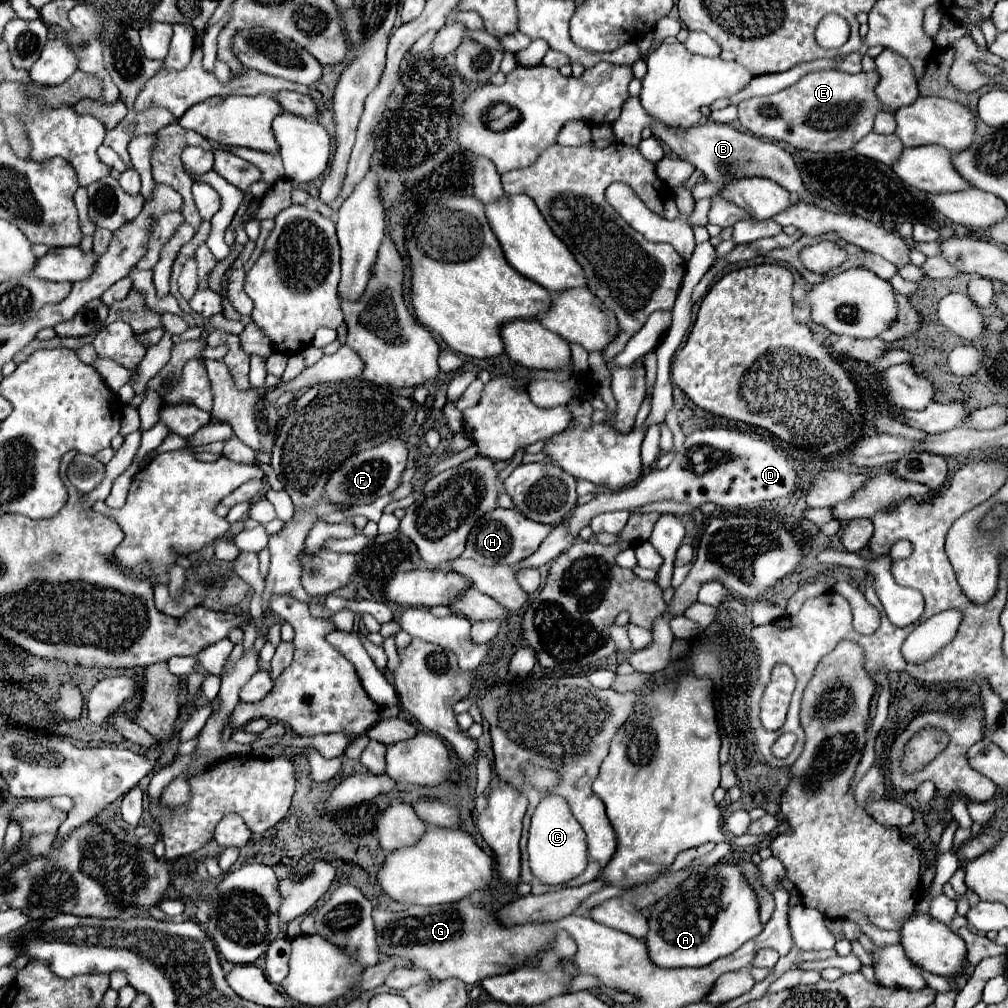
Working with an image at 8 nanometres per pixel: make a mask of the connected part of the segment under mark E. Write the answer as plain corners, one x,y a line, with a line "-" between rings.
820,70
806,74
796,84
780,90
772,96
750,98
738,104
740,124
756,136
788,142
798,150
810,152
844,152
862,140
874,122
874,114
880,112
880,104
874,96
878,82
876,72
846,74
840,70

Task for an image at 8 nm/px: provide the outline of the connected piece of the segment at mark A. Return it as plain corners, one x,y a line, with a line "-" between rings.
718,862
714,866
704,868
698,874
690,874
680,886
676,886
656,906
650,908
648,936
644,938
648,958
654,966
660,968
696,968
706,966
718,958
724,958
764,930
758,908
760,904
752,894
752,886
748,886
742,870
736,864

